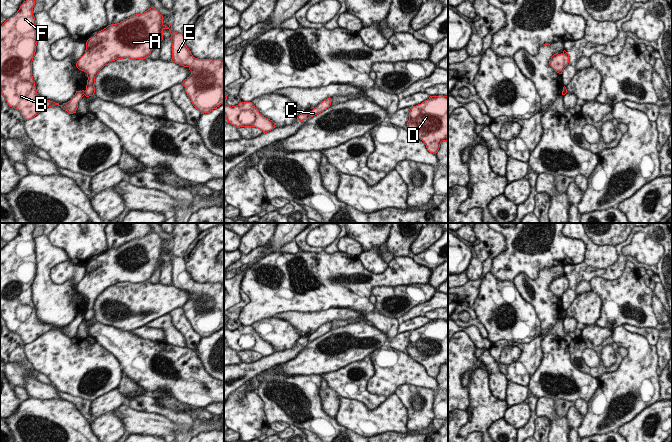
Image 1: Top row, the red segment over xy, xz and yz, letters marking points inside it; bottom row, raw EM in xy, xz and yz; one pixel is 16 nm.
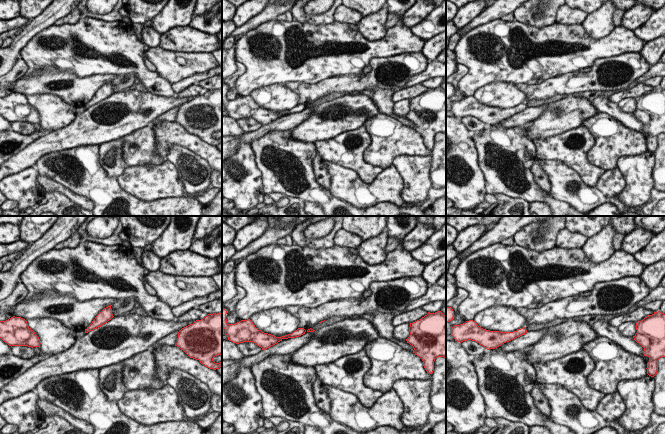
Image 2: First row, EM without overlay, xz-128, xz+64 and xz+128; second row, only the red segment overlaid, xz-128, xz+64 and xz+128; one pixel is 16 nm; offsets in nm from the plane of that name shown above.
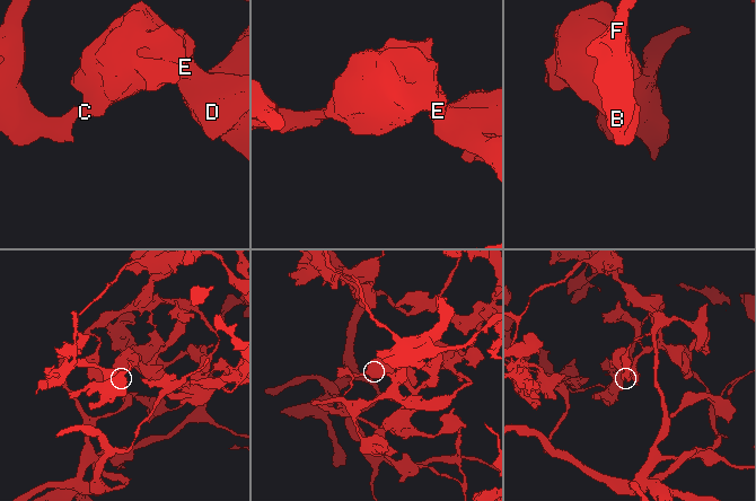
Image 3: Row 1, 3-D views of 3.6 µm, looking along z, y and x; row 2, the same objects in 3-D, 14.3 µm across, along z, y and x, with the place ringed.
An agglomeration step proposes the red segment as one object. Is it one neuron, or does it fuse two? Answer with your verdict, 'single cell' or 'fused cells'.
fused cells

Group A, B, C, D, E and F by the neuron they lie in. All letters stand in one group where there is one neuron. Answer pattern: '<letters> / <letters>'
A C D E / B F

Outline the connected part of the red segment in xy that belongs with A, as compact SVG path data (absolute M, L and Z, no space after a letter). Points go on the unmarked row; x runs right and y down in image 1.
M151 231L142 238L135 238L120 247L108 249L96 257L86 266L85 278L77 285L76 291L87 297L87 309L84 319L93 320L95 317L95 301L99 295L110 286L117 283L130 282L145 283L151 275L163 264L163 254L168 253L171 258L172 283L171 286L188 291L191 299L187 301L182 309L185 311L187 320L191 323L193 330L201 337L210 337L224 328L224 283L198 283L195 282L186 269L183 257L175 256L172 248L165 250L163 240L157 233Z

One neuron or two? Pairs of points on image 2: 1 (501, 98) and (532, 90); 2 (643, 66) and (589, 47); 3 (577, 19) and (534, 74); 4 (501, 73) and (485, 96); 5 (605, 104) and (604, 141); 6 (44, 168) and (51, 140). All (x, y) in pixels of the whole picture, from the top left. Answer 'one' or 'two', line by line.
1: two
2: two
3: two
4: two
5: two
6: two

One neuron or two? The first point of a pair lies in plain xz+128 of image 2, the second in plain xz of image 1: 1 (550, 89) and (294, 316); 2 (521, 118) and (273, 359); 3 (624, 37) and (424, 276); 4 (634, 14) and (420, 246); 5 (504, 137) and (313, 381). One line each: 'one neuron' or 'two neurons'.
1: one neuron
2: one neuron
3: one neuron
4: one neuron
5: one neuron

